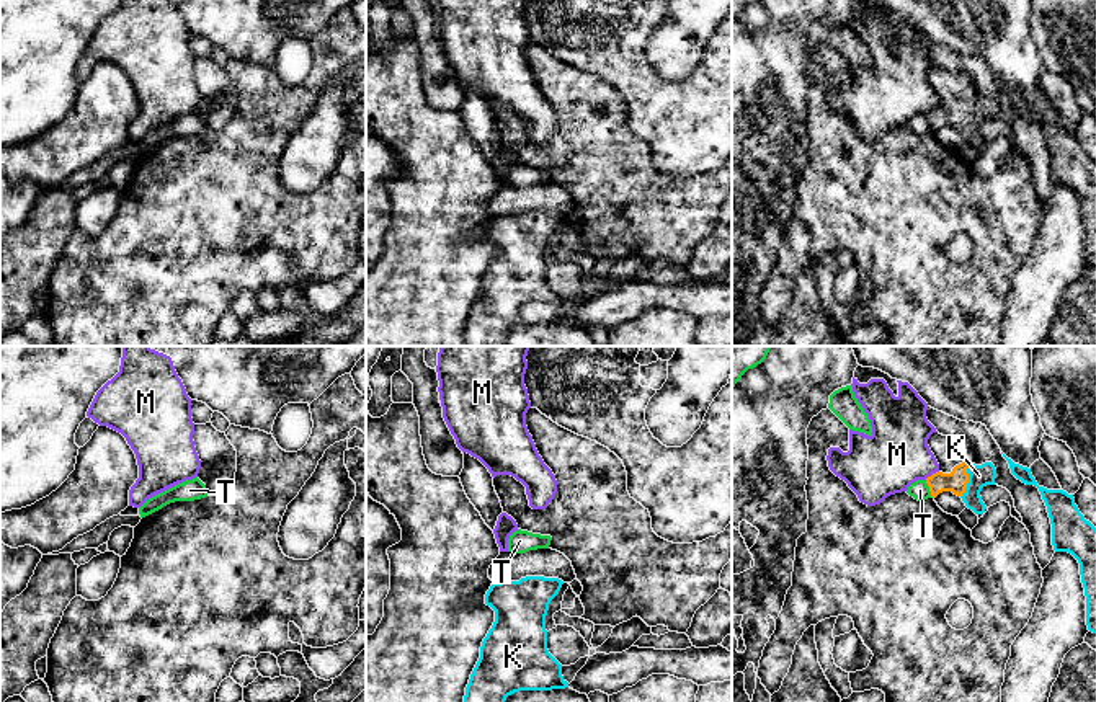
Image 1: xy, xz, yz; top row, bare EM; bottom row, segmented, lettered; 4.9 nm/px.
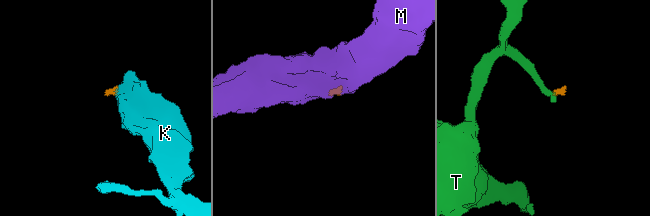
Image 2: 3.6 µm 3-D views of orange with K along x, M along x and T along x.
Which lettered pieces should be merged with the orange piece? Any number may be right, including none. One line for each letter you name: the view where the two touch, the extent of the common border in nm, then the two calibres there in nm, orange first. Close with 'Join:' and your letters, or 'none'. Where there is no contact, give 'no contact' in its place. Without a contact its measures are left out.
K: contact in yz; length 180 nm; calibres 110 and 110 nm
Join: K

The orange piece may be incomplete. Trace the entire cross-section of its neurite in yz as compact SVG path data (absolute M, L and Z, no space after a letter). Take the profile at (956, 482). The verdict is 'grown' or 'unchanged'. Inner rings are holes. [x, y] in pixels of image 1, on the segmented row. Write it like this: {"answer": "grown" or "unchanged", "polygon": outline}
{"answer": "grown", "polygon": "M939 433L929 436L928 446L939 464L939 470L926 478L931 496L936 498L942 491L952 491L975 514L983 514L987 506L980 491L987 485L995 485L995 465L991 462L972 464L960 441Z"}

